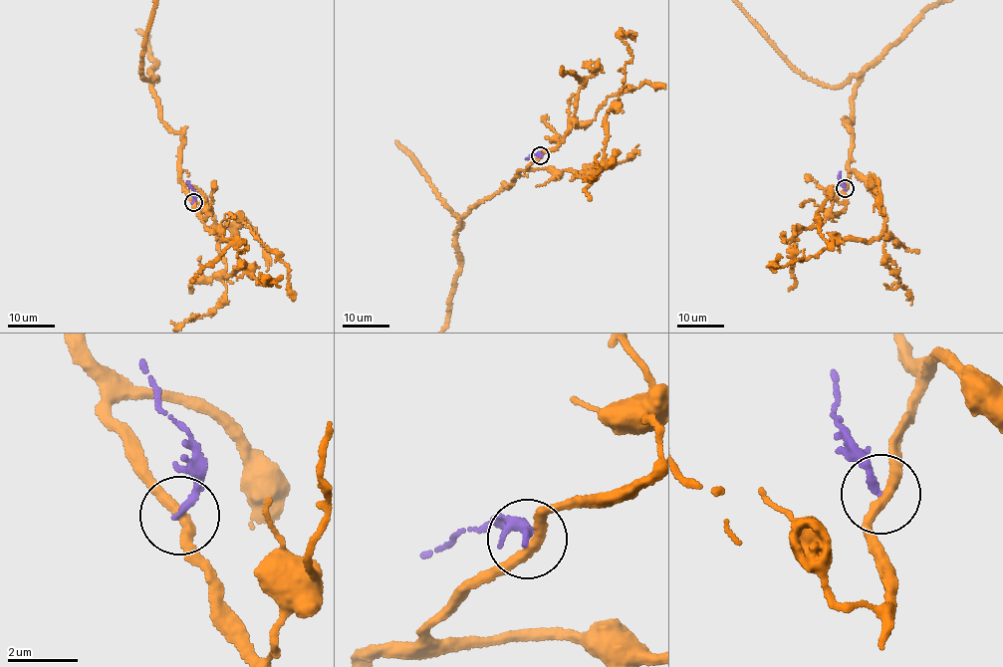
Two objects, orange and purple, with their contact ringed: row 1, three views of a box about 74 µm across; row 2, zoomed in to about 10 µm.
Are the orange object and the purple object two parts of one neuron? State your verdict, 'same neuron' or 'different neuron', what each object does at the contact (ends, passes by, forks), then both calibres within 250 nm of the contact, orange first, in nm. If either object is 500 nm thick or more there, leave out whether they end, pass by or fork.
different neuron | orange passes by | purple ends | 280/220 nm

